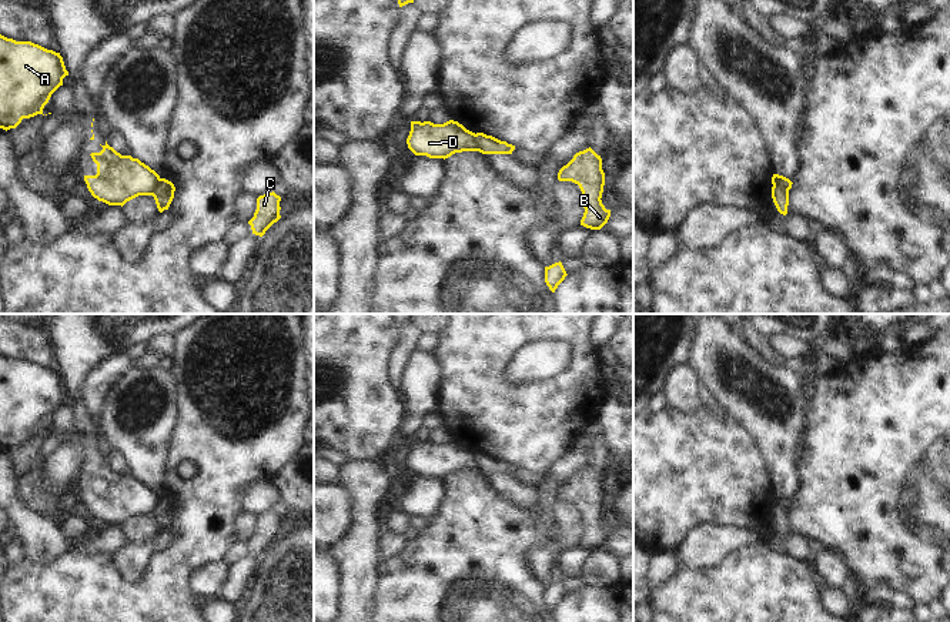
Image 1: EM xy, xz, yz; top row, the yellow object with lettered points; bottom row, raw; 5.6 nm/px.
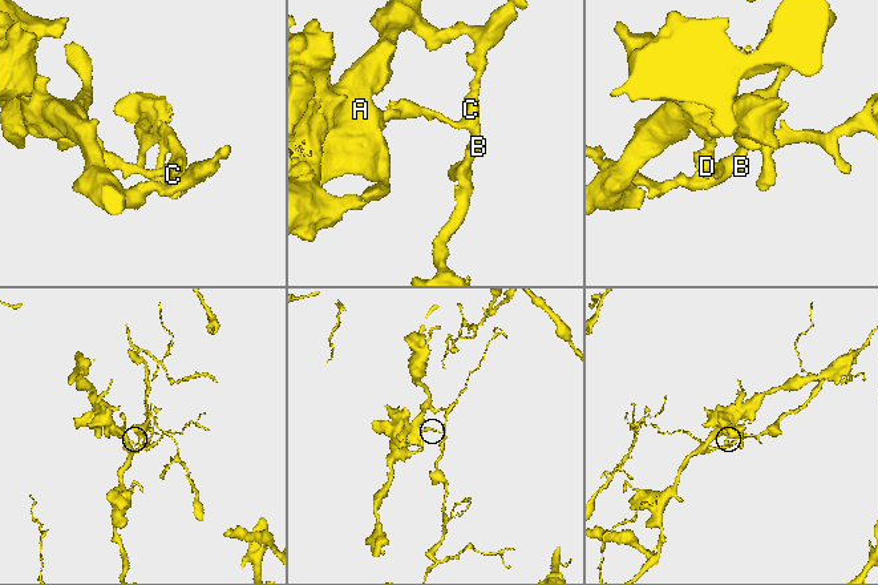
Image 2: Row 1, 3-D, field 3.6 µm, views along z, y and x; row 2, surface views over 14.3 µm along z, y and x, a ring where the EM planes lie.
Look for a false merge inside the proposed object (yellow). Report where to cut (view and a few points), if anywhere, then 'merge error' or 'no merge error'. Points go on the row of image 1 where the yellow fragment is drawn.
cut in xy along (161, 179), (150, 194); merge error

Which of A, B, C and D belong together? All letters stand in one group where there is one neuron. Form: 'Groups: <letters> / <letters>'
Groups: A D / B C.

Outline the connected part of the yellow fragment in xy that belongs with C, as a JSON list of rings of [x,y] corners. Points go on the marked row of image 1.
[[[274,191],[257,198],[257,210],[254,213],[254,217],[248,221],[252,234],[262,237],[265,231],[281,218],[280,201],[281,197]]]

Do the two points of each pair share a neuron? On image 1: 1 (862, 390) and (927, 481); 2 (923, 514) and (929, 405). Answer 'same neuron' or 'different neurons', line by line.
1: same neuron
2: same neuron

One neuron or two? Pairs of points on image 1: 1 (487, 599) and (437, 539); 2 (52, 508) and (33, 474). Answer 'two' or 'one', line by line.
1: one
2: one

